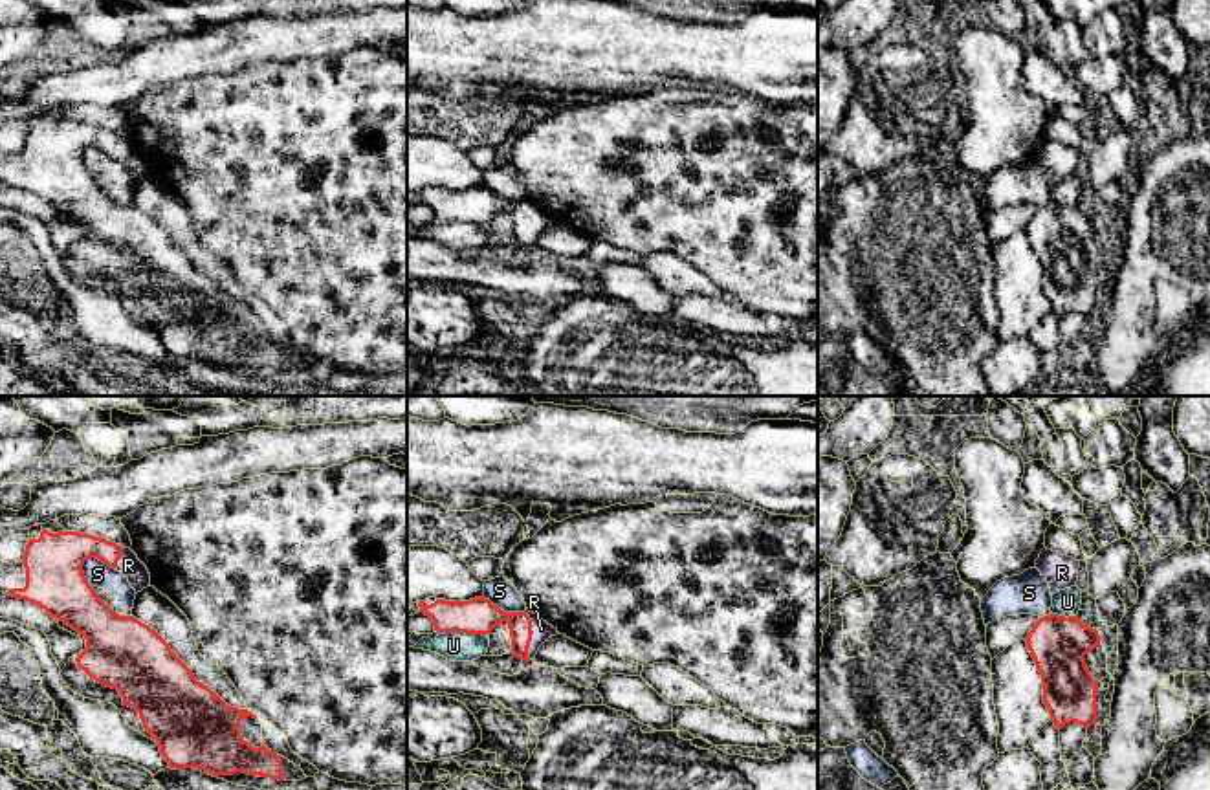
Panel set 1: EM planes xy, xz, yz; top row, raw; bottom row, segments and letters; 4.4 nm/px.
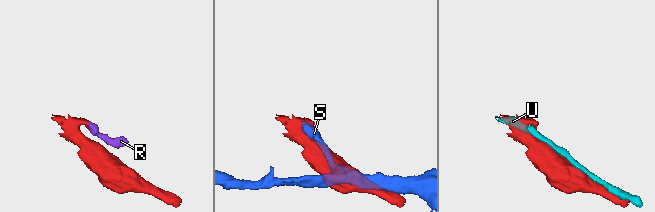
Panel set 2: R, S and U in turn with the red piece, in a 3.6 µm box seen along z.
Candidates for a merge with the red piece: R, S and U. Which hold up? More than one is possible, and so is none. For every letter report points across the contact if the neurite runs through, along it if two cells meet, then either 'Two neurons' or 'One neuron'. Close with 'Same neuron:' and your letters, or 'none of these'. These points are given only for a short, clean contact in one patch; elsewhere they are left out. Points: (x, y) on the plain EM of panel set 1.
R: Path across: xz (479, 206), (510, 206), (532, 222), (541, 219). One neuron
S: Boundary: xy (90, 145), (83, 154), (83, 165), (96, 182). Two neurons
U: Two neurons
Same neuron: R

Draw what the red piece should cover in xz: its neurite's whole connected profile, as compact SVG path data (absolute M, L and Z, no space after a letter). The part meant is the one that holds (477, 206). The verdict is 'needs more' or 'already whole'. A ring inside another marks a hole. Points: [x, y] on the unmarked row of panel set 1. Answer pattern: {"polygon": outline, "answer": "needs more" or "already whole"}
{"polygon": "M429 187L418 192L420 202L429 205L436 222L466 222L466 224L490 224L502 211L508 213L512 225L512 242L522 251L535 247L539 236L552 225L559 224L557 218L543 211L537 203L504 202L490 189L475 187L469 191L446 191Z", "answer": "needs more"}

